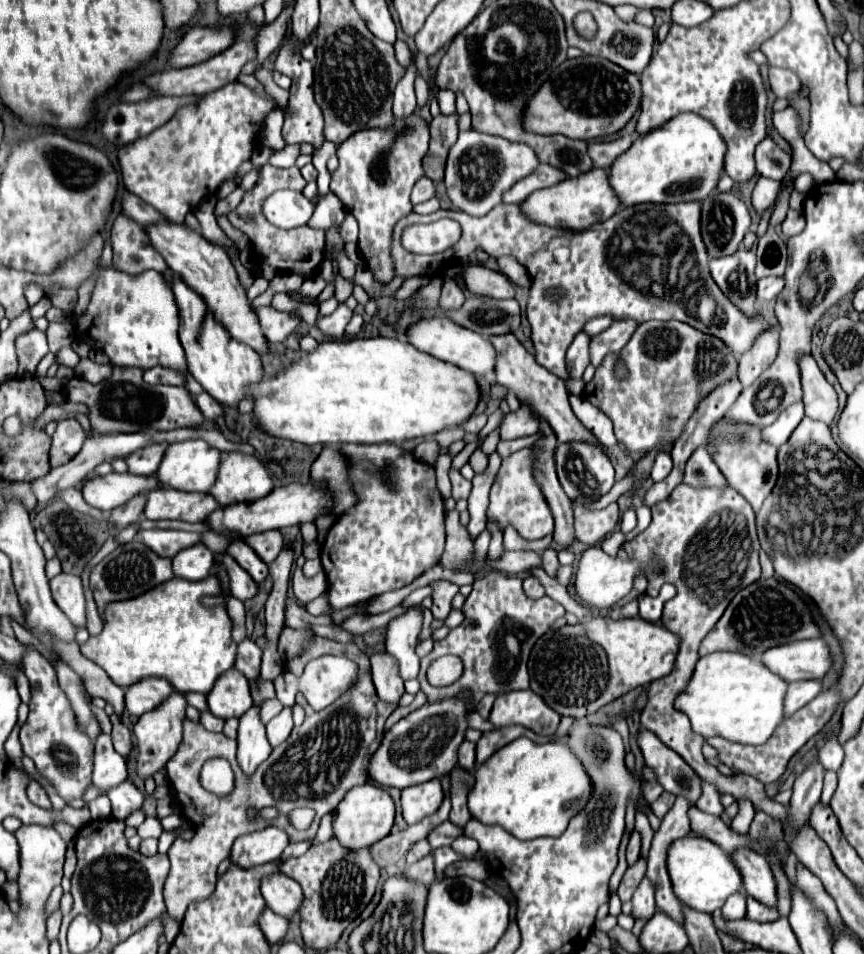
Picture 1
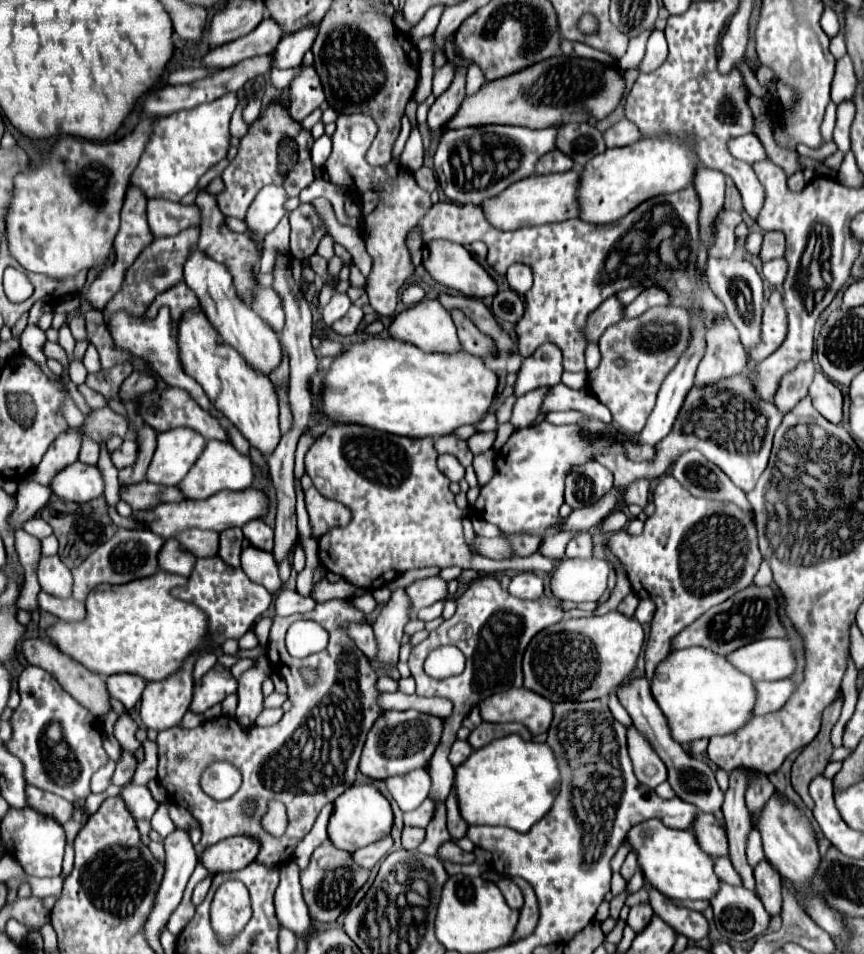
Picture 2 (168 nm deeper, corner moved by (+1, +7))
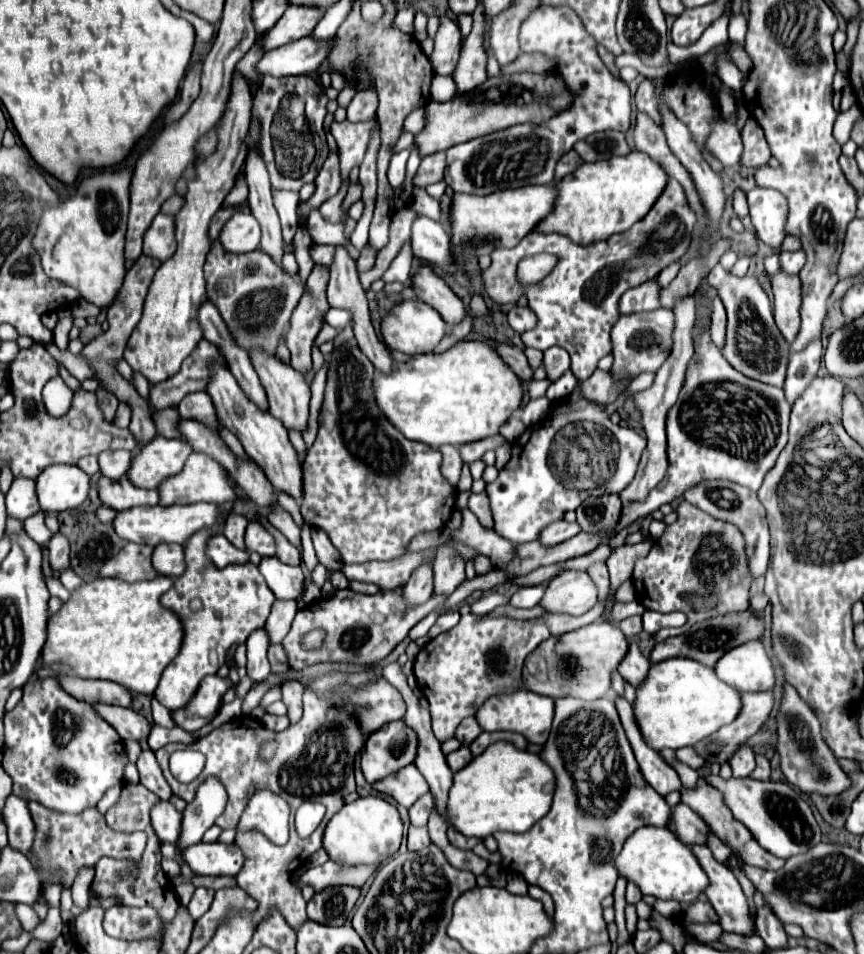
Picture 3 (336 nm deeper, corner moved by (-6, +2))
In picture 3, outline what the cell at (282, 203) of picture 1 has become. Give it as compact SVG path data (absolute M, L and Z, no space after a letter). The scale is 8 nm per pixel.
M252 212L234 214L220 232L220 242L228 252L252 252L258 250L262 228Z

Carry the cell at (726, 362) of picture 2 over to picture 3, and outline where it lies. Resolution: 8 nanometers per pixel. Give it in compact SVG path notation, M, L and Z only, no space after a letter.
M714 298L714 312L712 312L712 342L716 348L724 348L726 342L726 310L720 302L720 298Z

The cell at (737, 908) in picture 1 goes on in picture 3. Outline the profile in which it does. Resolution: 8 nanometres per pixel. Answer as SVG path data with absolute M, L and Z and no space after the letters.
M712 834L712 842L708 842L708 846L710 846L714 858L716 858L720 864L728 864L728 860L730 860L730 856L732 856L732 850L730 850L728 846L724 846L724 842L722 842L716 834Z

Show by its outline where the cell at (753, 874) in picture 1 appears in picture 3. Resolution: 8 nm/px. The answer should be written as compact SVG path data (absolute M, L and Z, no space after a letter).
M678 804L672 810L672 826L670 830L674 834L680 834L680 838L684 838L684 842L688 842L688 846L696 846L696 844L706 844L708 842L708 834L710 834L710 826L688 806Z

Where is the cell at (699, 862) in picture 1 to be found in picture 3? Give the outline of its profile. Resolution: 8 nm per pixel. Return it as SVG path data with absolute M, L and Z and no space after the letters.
M644 826L636 830L636 834L628 838L622 852L618 854L616 868L620 876L636 882L642 894L650 894L660 900L676 900L680 904L696 902L710 886L710 880L698 864L692 848L672 834L672 830L658 826Z

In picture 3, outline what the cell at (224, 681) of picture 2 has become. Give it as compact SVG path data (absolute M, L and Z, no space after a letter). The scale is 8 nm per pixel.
M218 674L206 676L200 682L200 690L196 690L196 698L192 698L192 702L184 706L184 710L176 710L176 714L172 714L174 722L188 732L202 728L216 716L222 704L222 696L228 692L230 686L230 678L220 678Z

